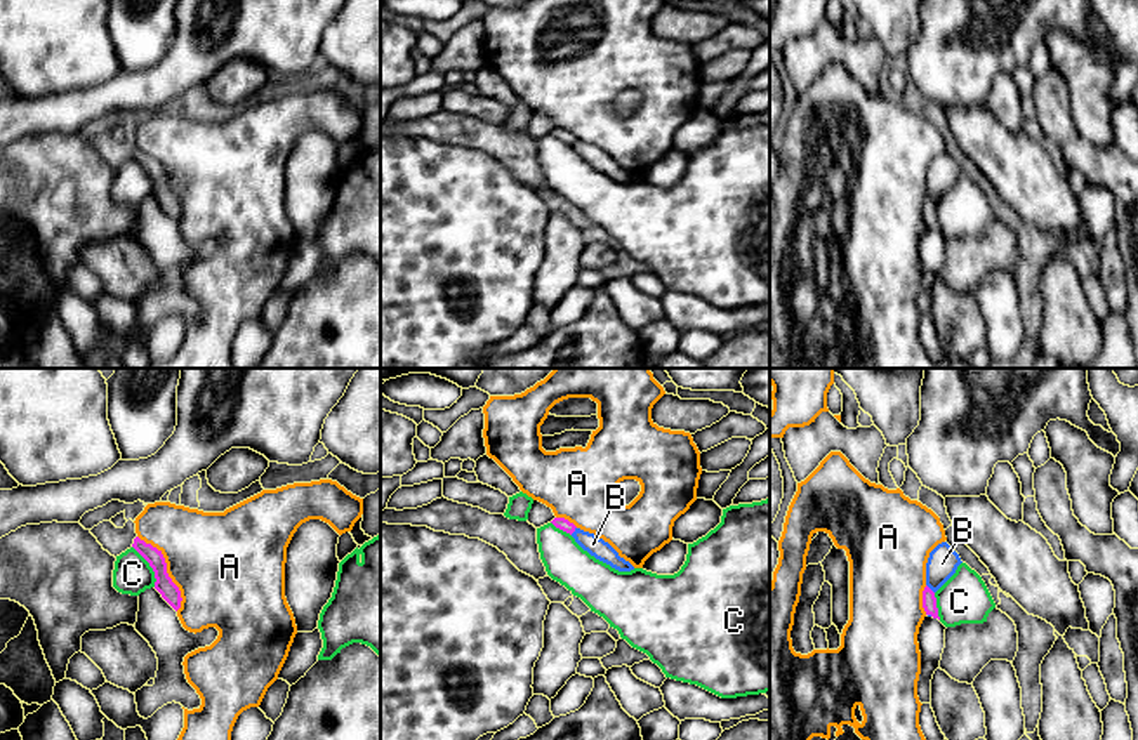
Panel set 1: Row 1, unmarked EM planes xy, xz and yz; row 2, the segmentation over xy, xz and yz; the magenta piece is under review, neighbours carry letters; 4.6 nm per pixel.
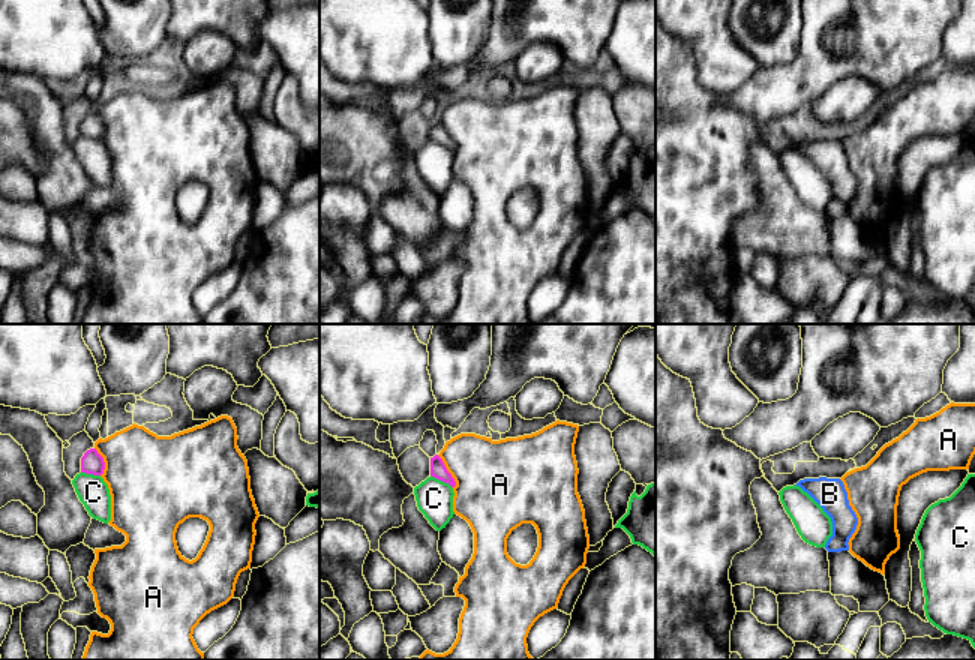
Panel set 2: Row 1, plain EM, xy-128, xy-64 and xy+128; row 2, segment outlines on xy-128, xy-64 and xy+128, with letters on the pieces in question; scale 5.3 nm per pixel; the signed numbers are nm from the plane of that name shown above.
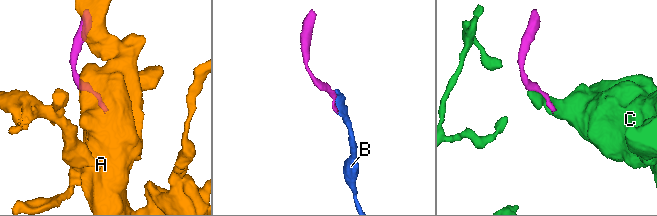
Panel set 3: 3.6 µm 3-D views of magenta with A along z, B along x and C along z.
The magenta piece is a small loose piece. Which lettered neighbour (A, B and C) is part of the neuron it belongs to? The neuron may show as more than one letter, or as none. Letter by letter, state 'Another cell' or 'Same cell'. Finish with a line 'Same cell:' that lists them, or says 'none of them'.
A: Another cell
B: Same cell
C: Another cell
Same cell: B

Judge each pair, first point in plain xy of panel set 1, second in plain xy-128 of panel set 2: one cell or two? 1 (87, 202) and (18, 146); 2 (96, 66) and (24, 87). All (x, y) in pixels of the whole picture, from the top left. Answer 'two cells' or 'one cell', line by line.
1: one cell
2: two cells

